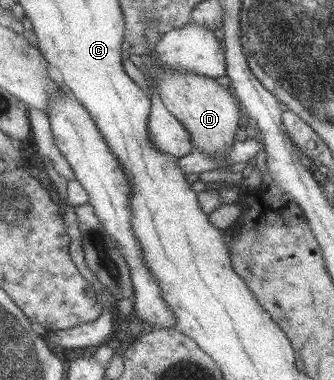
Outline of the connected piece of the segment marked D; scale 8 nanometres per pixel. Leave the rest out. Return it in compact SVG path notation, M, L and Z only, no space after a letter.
M162 67L158 70L160 96L170 112L187 128L194 147L211 157L228 157L237 143L239 121L244 112L230 84L225 80L197 73L179 73Z

